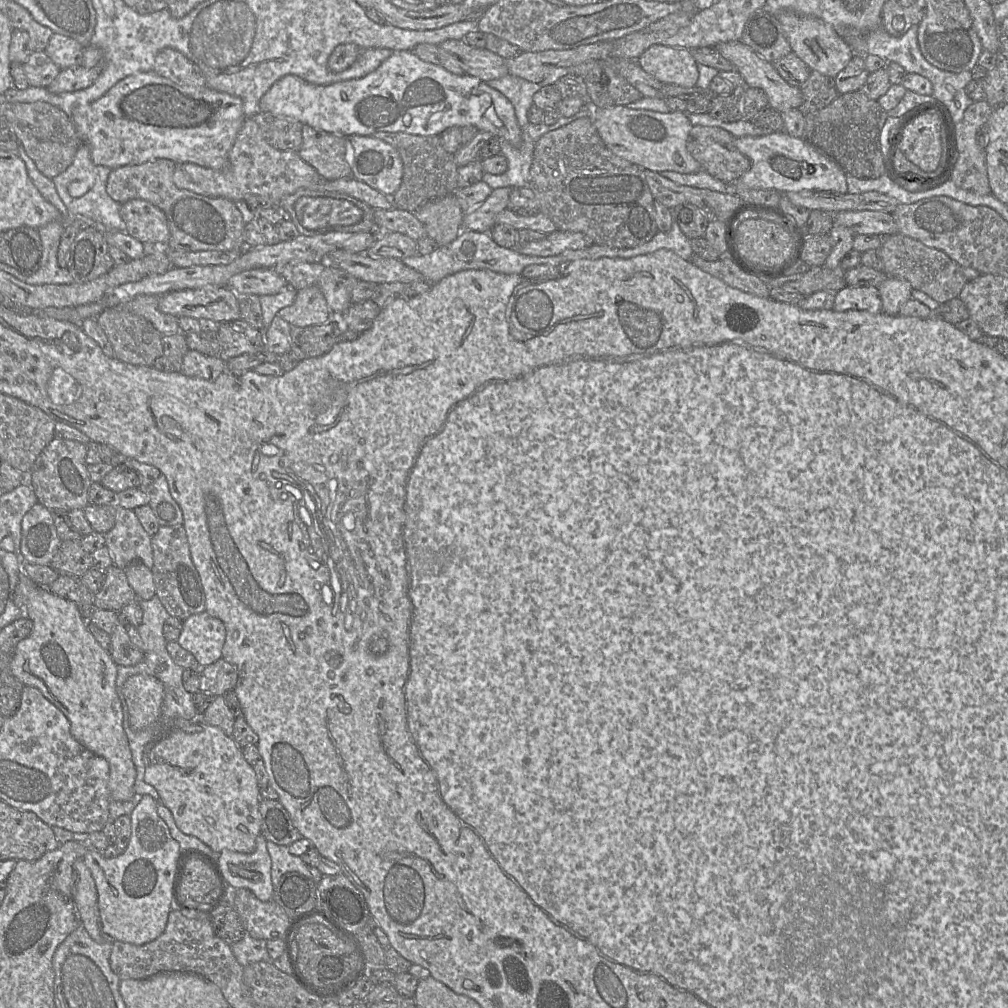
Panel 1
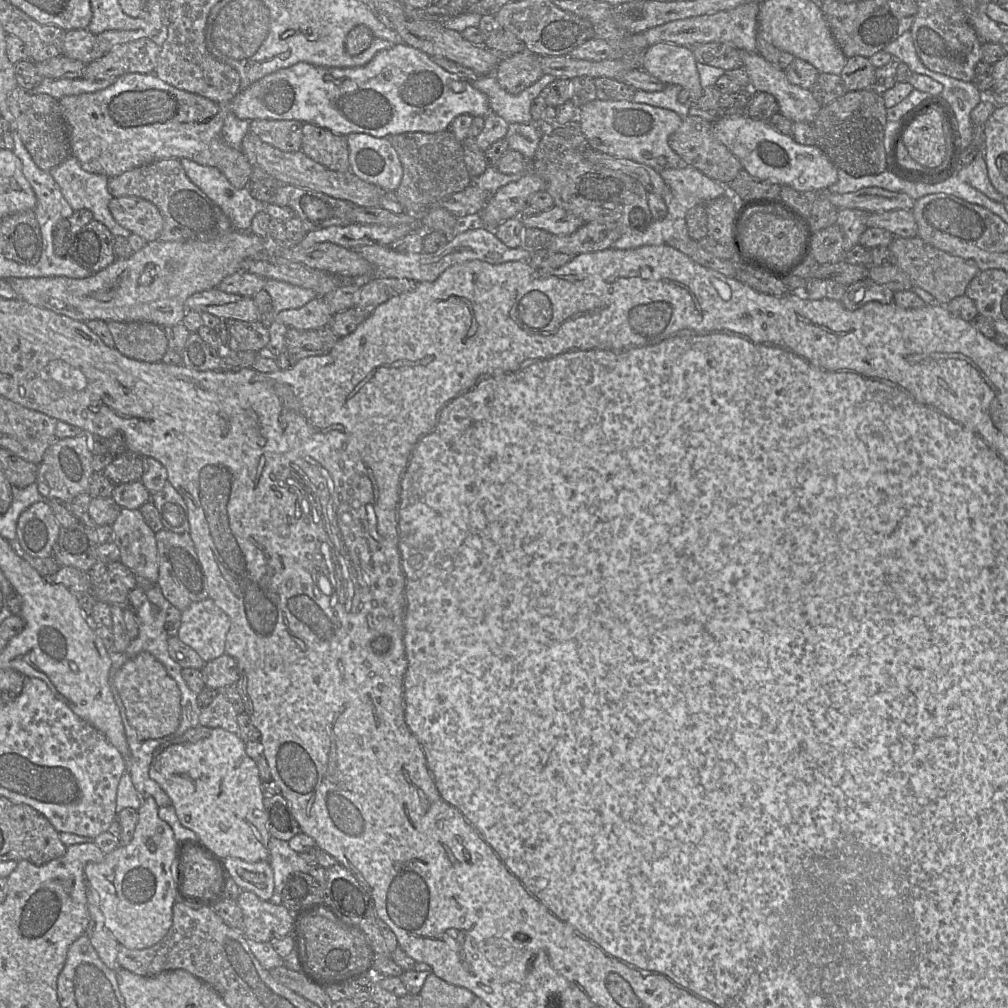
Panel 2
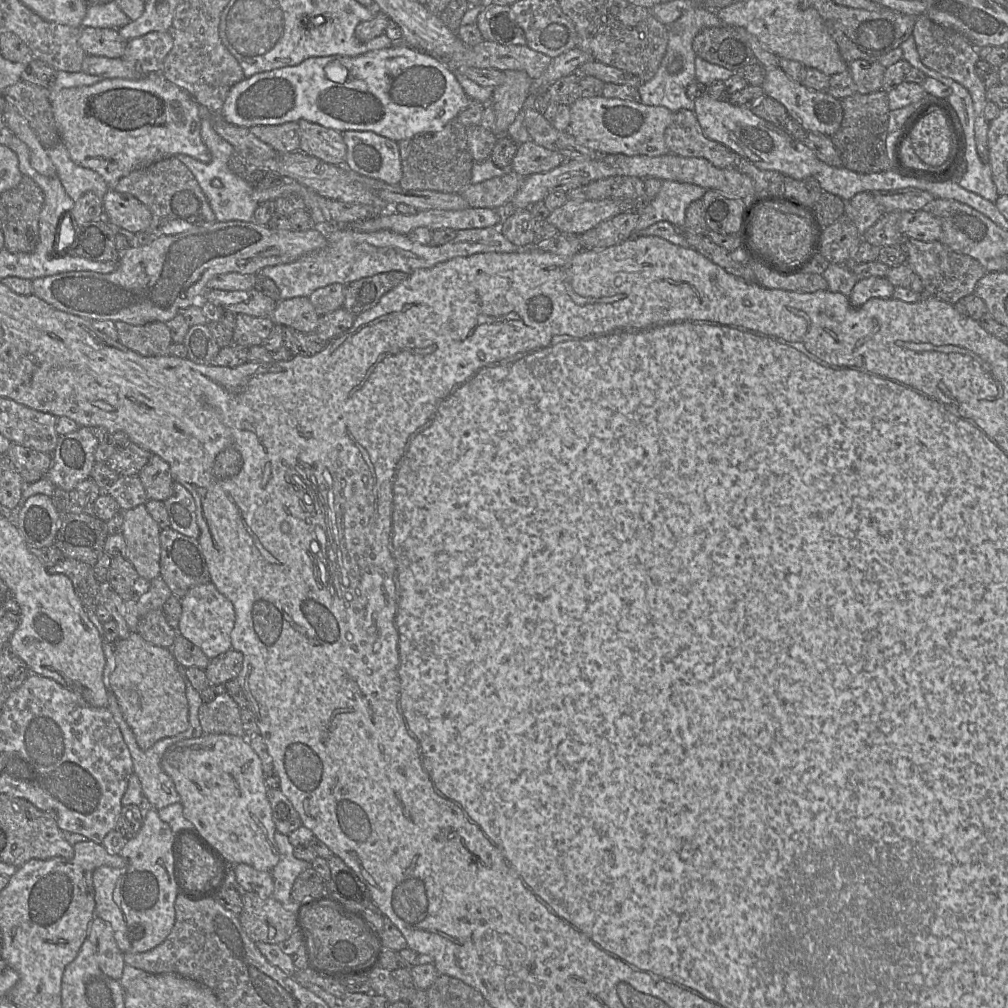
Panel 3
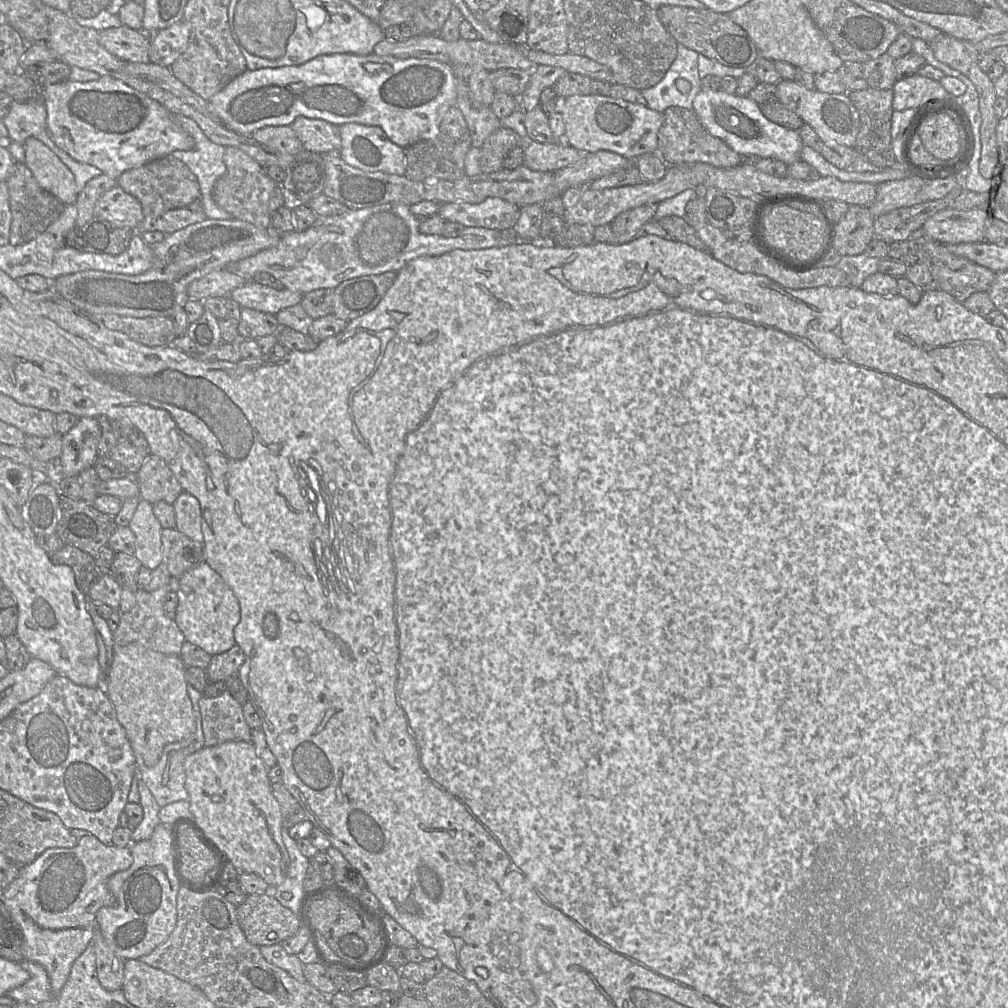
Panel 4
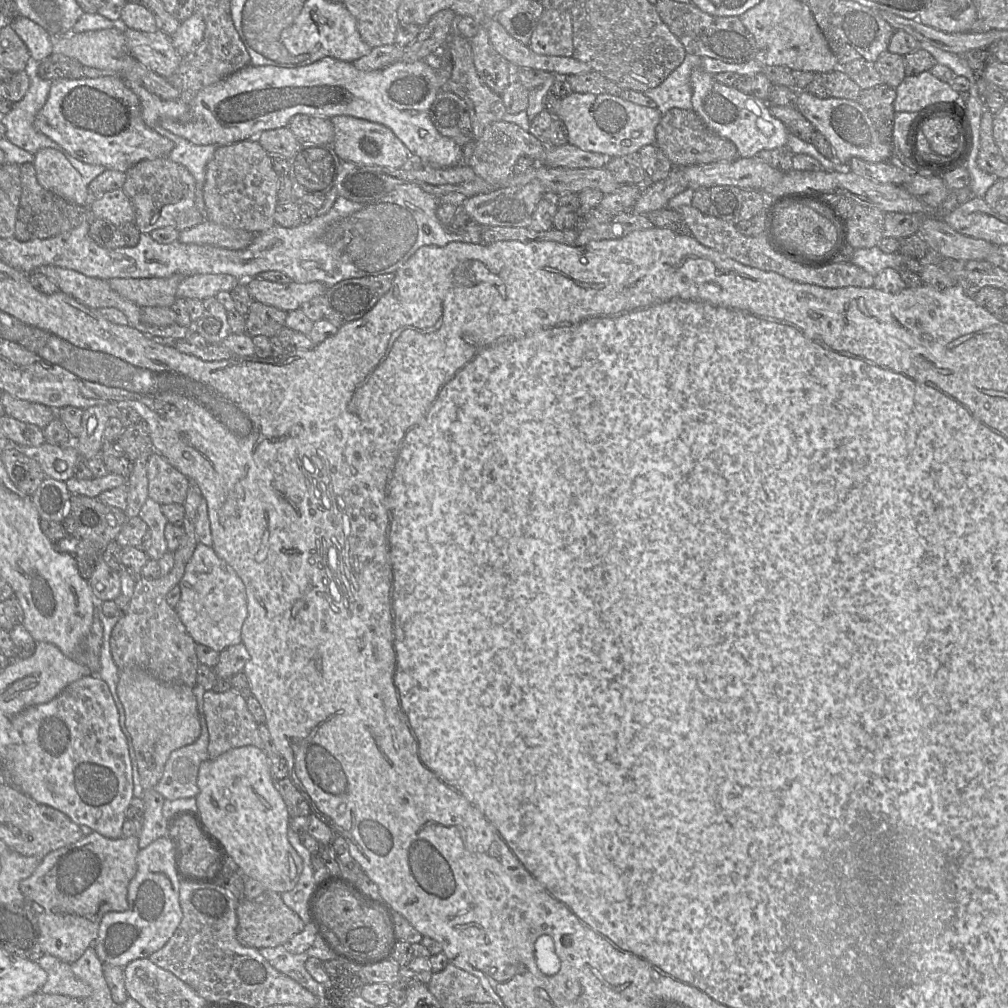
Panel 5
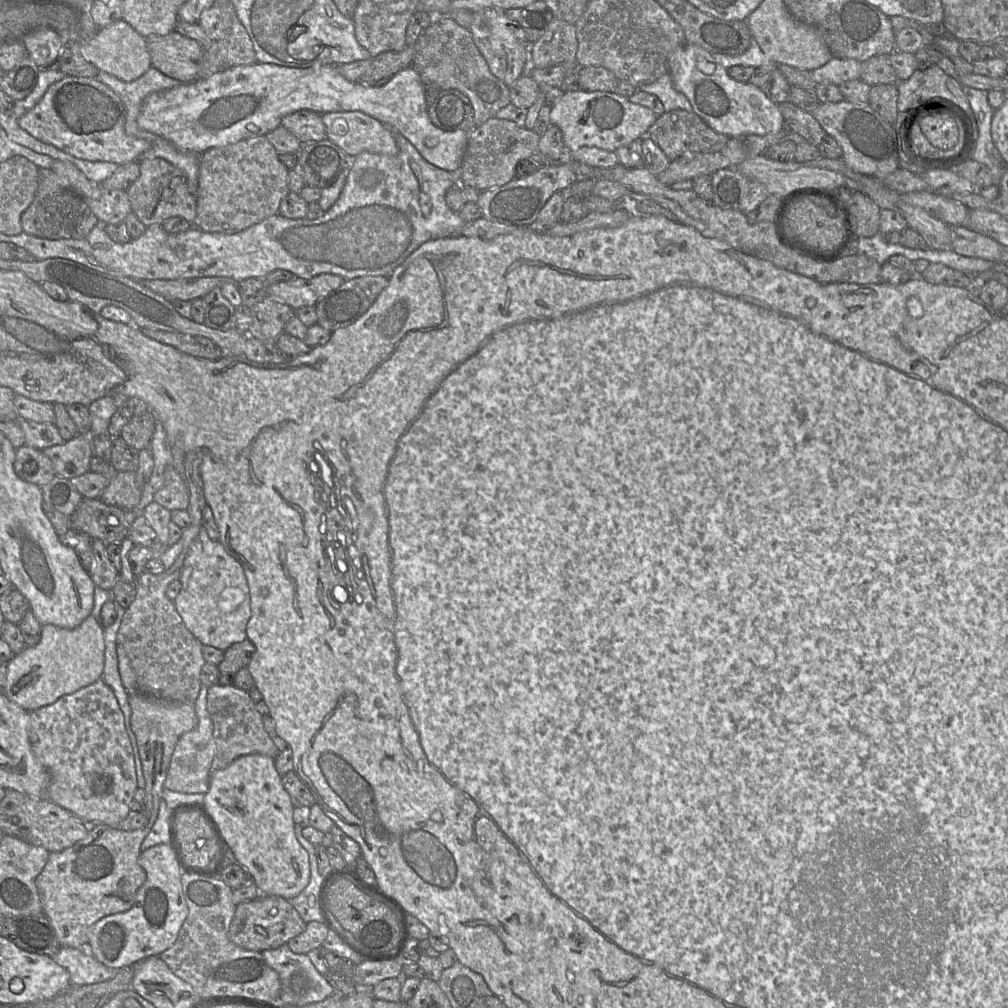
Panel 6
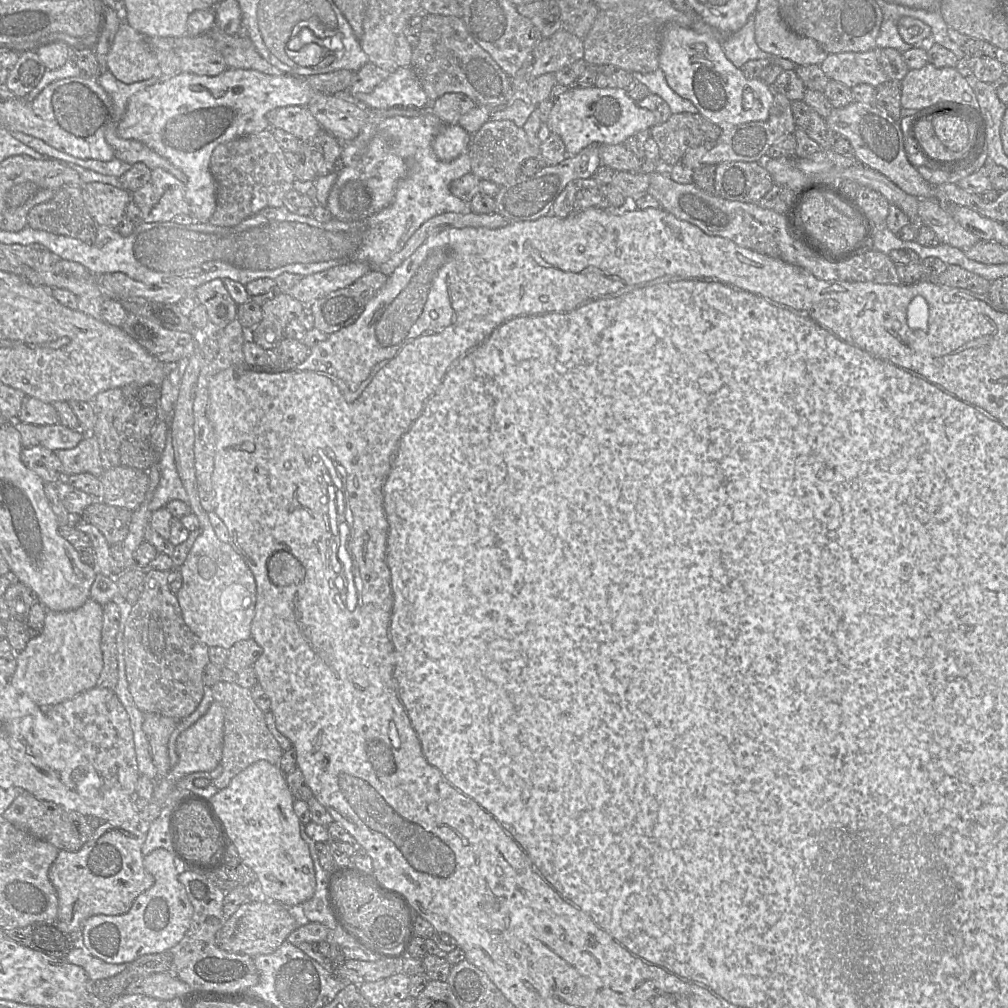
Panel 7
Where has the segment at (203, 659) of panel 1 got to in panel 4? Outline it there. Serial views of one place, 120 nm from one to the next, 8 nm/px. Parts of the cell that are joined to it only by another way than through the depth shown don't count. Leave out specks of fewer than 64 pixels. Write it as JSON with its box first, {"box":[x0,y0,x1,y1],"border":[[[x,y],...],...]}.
{"box":[174,561,240,656],"border":[[[203,561],[175,580],[178,605],[174,620],[185,640],[199,646],[211,656],[232,648],[236,644],[234,628],[240,621],[240,606],[234,592],[222,577]]]}

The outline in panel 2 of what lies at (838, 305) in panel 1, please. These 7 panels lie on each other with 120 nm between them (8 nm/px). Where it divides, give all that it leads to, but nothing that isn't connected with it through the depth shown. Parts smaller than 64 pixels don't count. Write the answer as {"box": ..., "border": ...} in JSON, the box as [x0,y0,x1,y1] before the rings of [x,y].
{"box":[841,278,894,311],"border":[[[867,278],[848,286],[841,303],[846,309],[855,311],[870,302],[891,304],[894,293],[887,286],[879,285]]]}

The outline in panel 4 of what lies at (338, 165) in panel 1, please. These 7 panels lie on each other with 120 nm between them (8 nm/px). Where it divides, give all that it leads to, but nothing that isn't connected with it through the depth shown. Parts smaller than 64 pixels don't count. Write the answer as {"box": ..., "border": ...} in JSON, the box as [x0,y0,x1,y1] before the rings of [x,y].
{"box":[291,117,342,154],"border":[[[297,117],[291,124],[301,143],[307,151],[320,154],[338,154],[342,141],[339,126],[321,119]]]}

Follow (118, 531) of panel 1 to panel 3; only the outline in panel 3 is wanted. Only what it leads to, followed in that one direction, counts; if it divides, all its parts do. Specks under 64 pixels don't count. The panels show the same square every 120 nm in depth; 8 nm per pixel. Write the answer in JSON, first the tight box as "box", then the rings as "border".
{"box":[122,504,160,581],"border":[[[141,504],[123,513],[122,535],[126,542],[126,559],[140,577],[149,581],[160,576],[160,531],[156,521]]]}

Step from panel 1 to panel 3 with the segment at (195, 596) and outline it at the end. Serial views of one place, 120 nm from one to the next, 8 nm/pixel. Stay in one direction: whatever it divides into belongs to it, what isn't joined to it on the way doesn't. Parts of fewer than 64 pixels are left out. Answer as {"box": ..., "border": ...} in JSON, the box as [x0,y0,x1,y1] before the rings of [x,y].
{"box":[160,527,211,599],"border":[[[171,527],[160,531],[160,576],[170,588],[172,595],[182,599],[195,586],[211,581],[198,539],[181,534]]]}

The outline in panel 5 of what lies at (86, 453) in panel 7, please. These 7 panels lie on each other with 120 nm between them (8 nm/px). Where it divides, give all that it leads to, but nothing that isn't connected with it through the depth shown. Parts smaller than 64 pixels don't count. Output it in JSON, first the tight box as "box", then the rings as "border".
{"box":[18,443,82,482],"border":[[[44,443],[38,447],[18,446],[18,449],[35,460],[46,477],[64,482],[74,477],[75,466],[82,459],[73,443],[67,446]]]}

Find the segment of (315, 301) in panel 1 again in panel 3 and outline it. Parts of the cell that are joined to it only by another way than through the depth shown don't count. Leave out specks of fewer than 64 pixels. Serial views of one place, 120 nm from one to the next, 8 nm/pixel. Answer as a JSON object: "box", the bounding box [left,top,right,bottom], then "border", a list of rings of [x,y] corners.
{"box":[270,297,320,333],"border":[[[308,297],[279,301],[270,317],[276,325],[303,333],[315,332],[320,318]]]}

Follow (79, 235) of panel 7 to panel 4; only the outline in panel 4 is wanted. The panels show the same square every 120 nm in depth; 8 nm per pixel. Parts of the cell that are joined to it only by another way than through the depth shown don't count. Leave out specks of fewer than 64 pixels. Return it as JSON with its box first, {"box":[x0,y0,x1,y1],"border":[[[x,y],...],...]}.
{"box":[6,163,65,245],"border":[[[15,163],[13,173],[6,181],[12,214],[9,244],[22,245],[32,241],[56,221],[63,212],[65,204],[39,186],[25,163]]]}

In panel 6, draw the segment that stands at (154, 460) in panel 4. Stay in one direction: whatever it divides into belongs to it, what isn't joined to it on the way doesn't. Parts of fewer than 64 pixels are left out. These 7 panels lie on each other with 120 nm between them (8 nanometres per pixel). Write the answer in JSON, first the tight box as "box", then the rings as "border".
{"box":[154,464,189,511],"border":[[[169,464],[164,470],[164,482],[155,493],[154,501],[170,511],[188,508],[189,491],[187,484],[172,464]]]}

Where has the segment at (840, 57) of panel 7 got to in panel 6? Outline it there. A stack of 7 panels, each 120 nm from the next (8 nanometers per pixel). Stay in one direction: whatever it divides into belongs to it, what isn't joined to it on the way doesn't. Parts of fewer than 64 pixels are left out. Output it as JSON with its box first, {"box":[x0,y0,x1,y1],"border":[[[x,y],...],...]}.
{"box":[811,57,861,85],"border":[[[832,57],[825,65],[811,71],[817,83],[840,85],[847,80],[860,79],[861,62],[849,58]]]}

